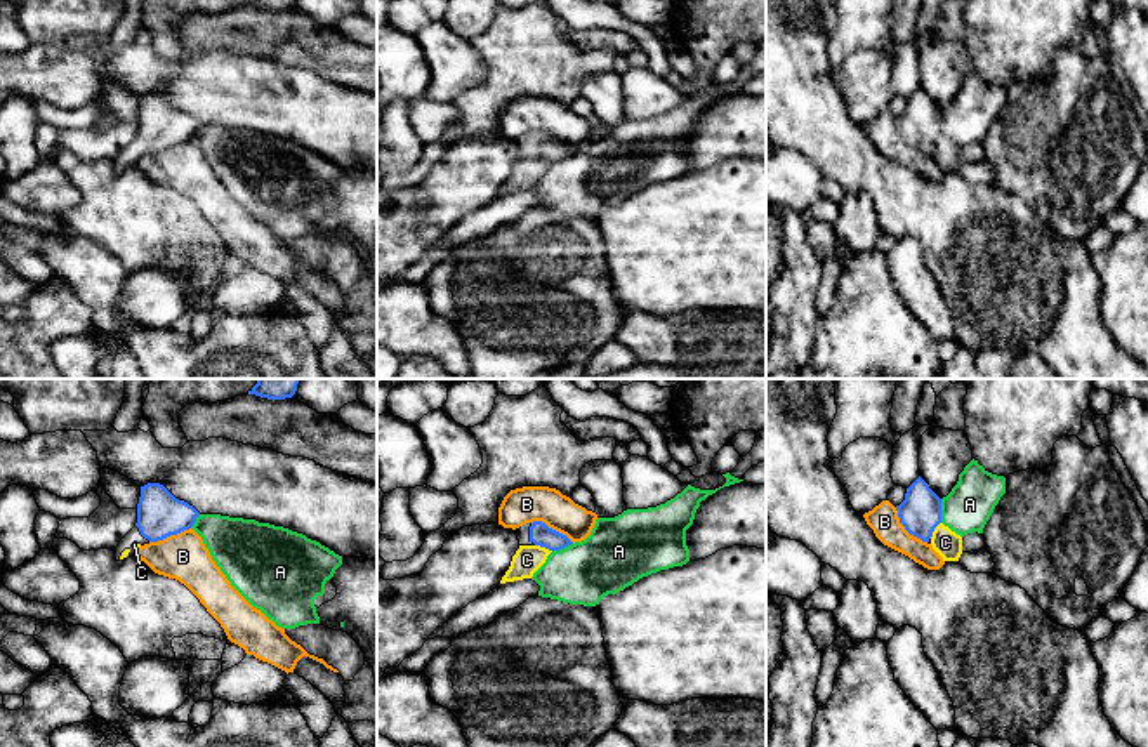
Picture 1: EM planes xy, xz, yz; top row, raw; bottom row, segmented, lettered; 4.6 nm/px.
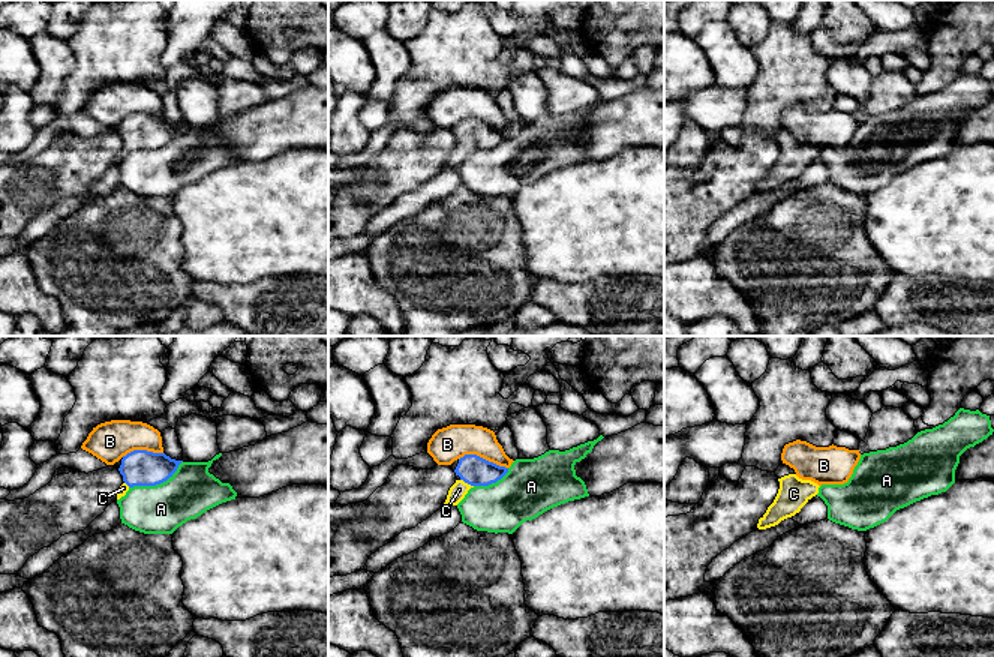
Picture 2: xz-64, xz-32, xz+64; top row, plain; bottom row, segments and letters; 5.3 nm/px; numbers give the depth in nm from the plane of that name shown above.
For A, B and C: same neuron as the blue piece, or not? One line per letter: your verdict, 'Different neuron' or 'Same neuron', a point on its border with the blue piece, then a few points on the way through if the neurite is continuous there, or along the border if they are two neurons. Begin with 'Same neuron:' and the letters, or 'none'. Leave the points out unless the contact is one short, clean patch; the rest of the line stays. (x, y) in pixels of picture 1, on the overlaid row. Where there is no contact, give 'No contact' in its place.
Same neuron: C
A: Different neuron. Touches blue at yz (940, 511). Boundary: yz (940, 499), (942, 522)
B: Different neuron. Touches blue at yz (905, 528). Boundary: yz (895, 508), (900, 523), (926, 542)
C: Same neuron. Touches blue at xz (544, 546). Path across: xz (541, 534), (544, 546), (527, 560)

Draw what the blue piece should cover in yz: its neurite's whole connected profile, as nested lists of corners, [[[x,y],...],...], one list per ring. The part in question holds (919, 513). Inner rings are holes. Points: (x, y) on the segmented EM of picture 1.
[[[920,476],[907,488],[905,500],[896,511],[910,535],[929,540],[943,561],[959,561],[962,537],[941,523],[941,499]]]

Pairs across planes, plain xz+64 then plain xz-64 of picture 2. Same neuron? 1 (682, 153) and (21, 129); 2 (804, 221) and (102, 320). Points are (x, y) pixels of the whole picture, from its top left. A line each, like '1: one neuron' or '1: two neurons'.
1: one neuron
2: one neuron

